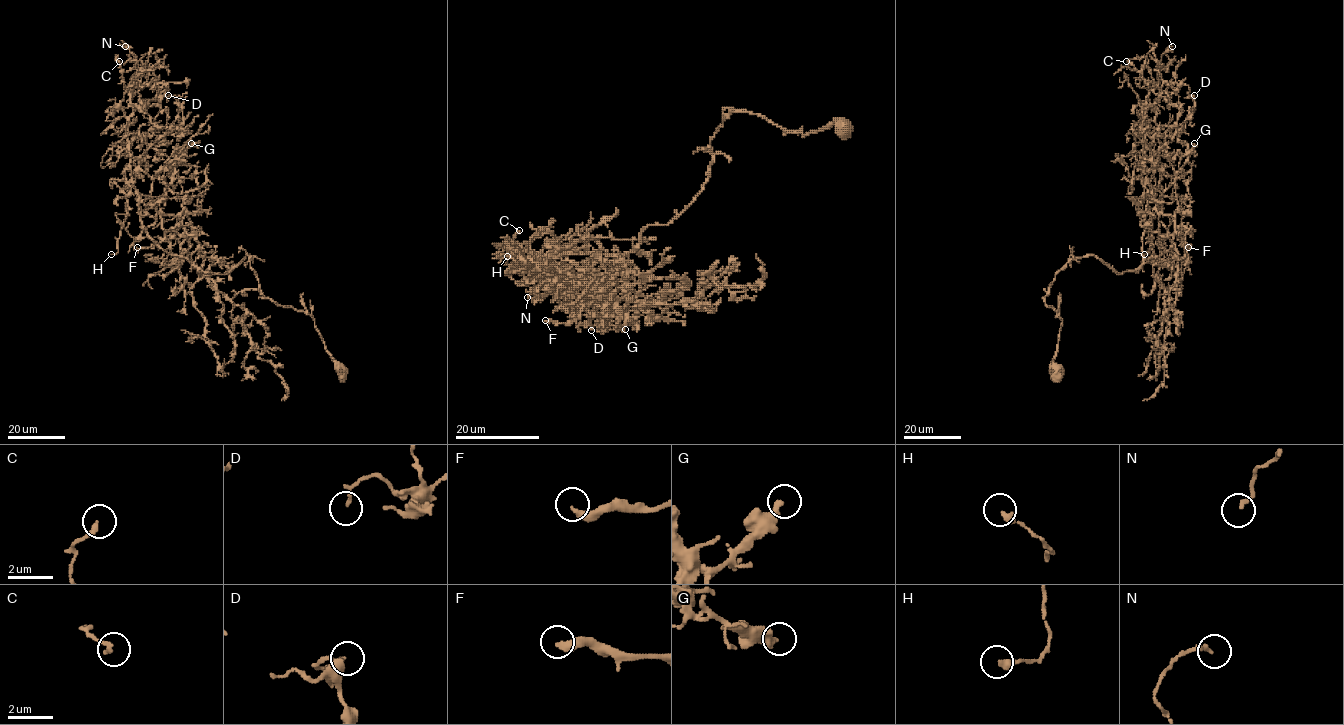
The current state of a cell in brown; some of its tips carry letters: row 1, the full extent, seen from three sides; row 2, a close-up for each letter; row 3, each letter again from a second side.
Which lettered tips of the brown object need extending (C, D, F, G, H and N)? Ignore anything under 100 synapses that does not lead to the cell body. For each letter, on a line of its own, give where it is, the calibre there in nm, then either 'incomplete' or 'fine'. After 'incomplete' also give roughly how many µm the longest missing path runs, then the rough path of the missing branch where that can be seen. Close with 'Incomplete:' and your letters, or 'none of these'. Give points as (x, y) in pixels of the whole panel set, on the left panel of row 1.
C: at (119, 61); 190 nm thick; fine
D: at (168, 95); 130 nm thick; fine
F: at (137, 247); 320 nm thick; fine
G: at (191, 143); 360 nm thick; fine
H: at (111, 254); 320 nm thick; fine
N: at (125, 46); 160 nm thick; fine
Incomplete: none of these

